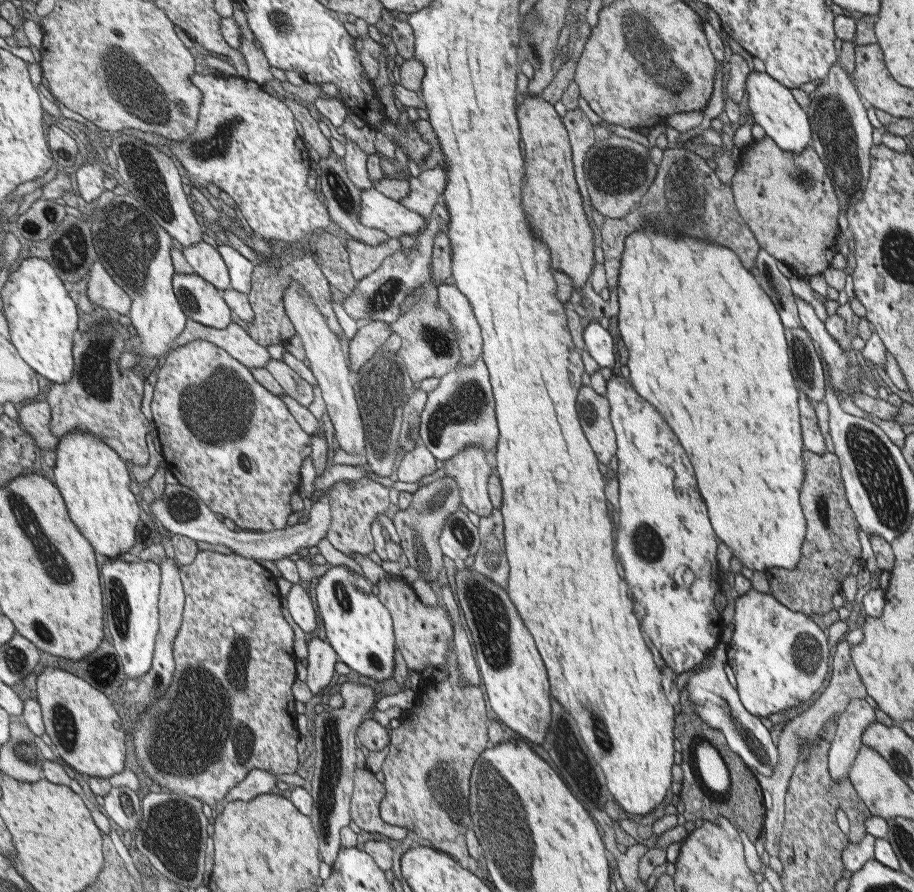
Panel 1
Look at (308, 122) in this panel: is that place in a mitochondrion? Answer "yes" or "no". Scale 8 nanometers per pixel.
no

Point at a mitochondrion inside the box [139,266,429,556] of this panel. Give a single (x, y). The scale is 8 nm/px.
(218, 407)

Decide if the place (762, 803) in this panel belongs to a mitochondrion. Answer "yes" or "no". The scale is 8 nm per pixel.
no

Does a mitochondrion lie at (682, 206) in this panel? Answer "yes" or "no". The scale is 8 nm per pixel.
yes

